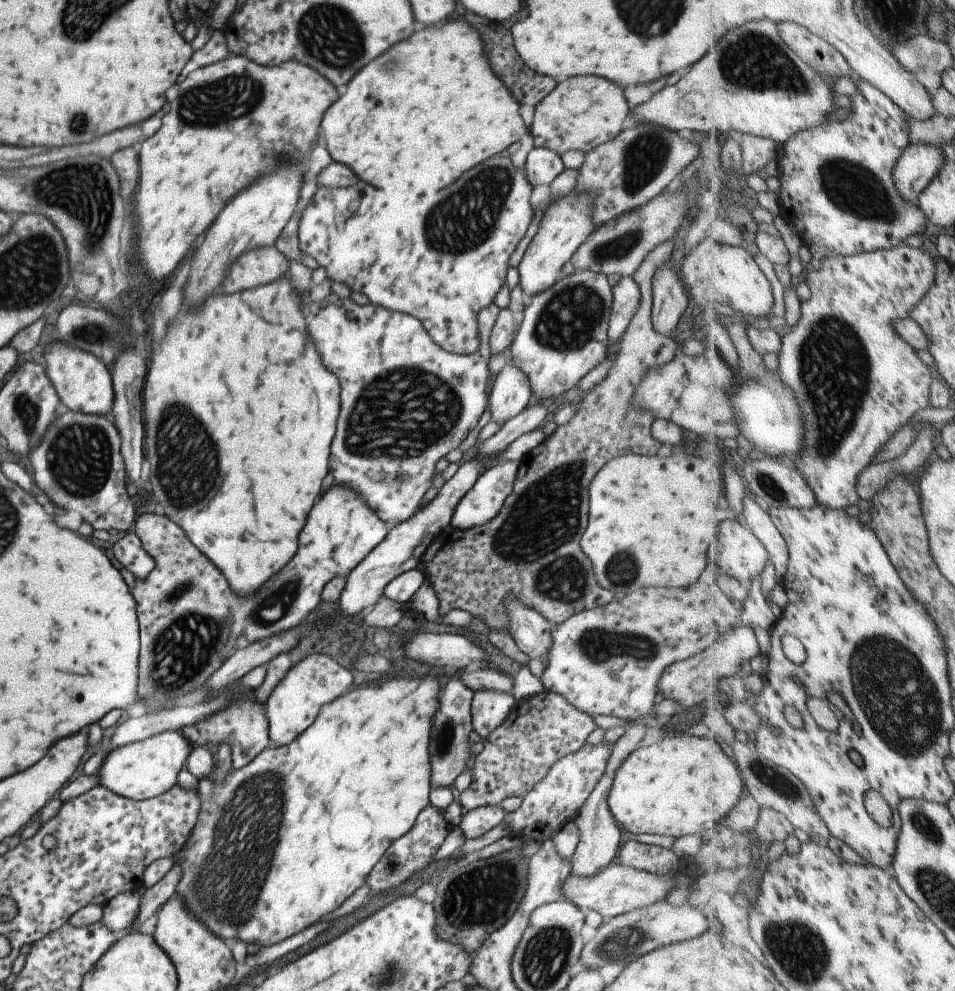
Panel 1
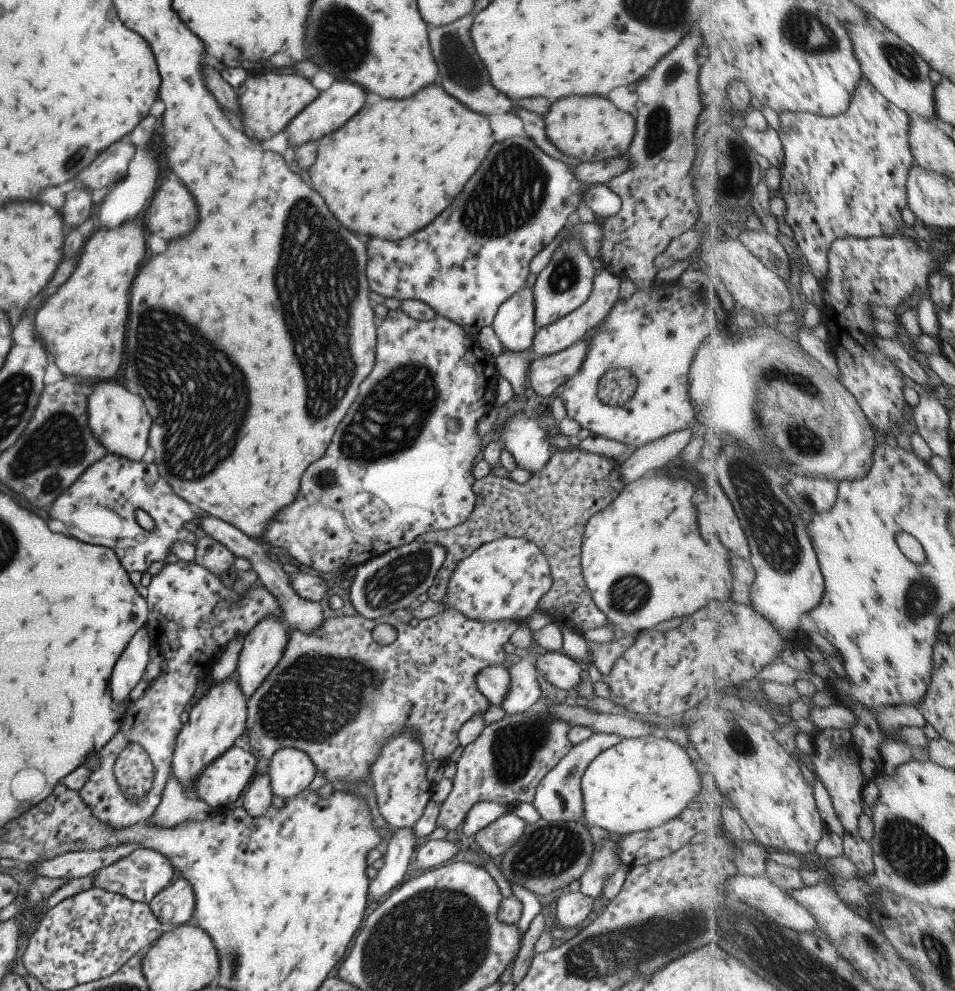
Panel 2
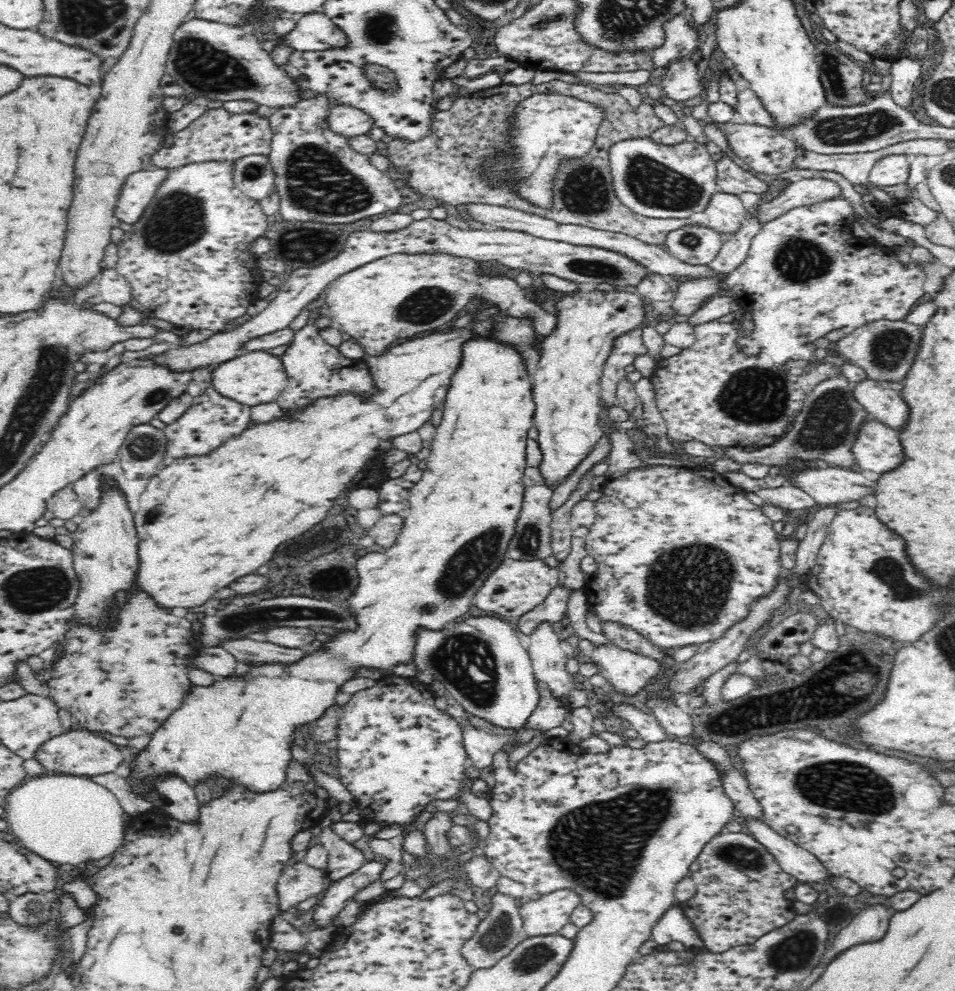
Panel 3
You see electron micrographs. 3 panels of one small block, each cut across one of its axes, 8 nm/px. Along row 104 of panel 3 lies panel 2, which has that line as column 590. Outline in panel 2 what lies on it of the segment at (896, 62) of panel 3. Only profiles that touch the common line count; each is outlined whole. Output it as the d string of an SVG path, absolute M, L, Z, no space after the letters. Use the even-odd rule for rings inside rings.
M579 891L560 894L554 902L554 922L555 925L560 925L563 929L573 928L573 926L581 924L587 918L587 914L597 906Z

